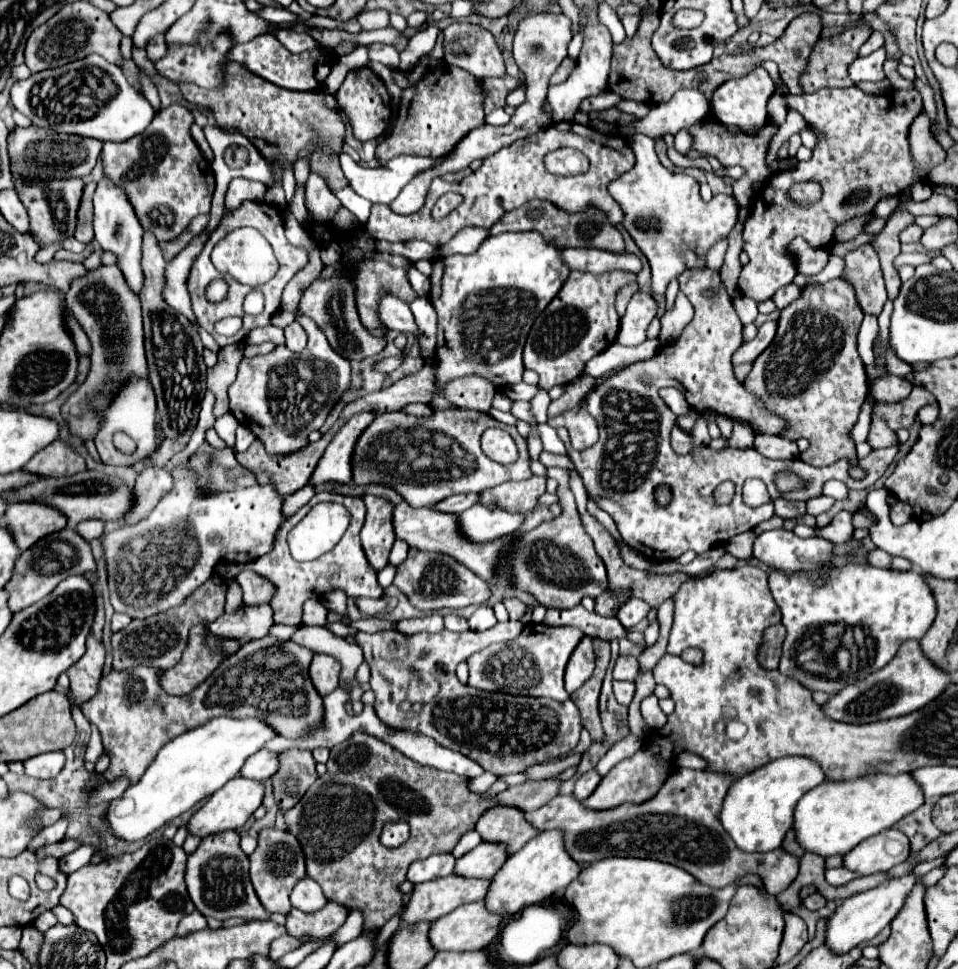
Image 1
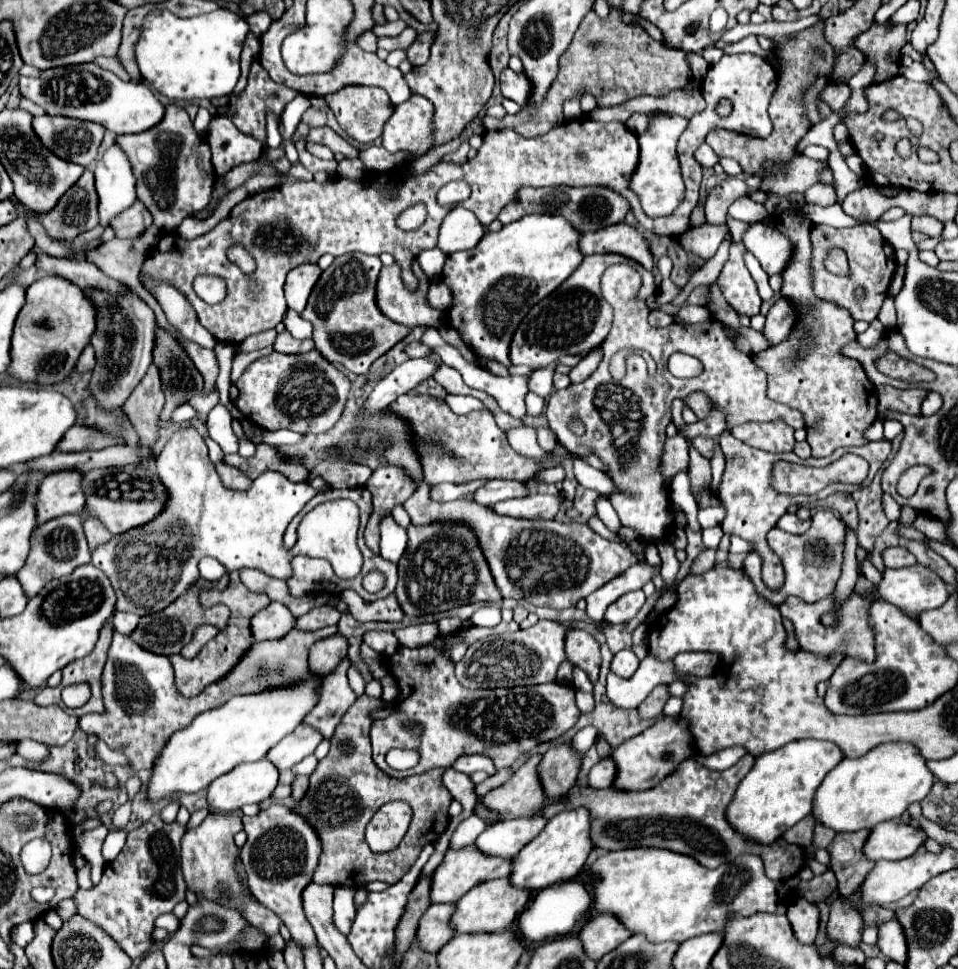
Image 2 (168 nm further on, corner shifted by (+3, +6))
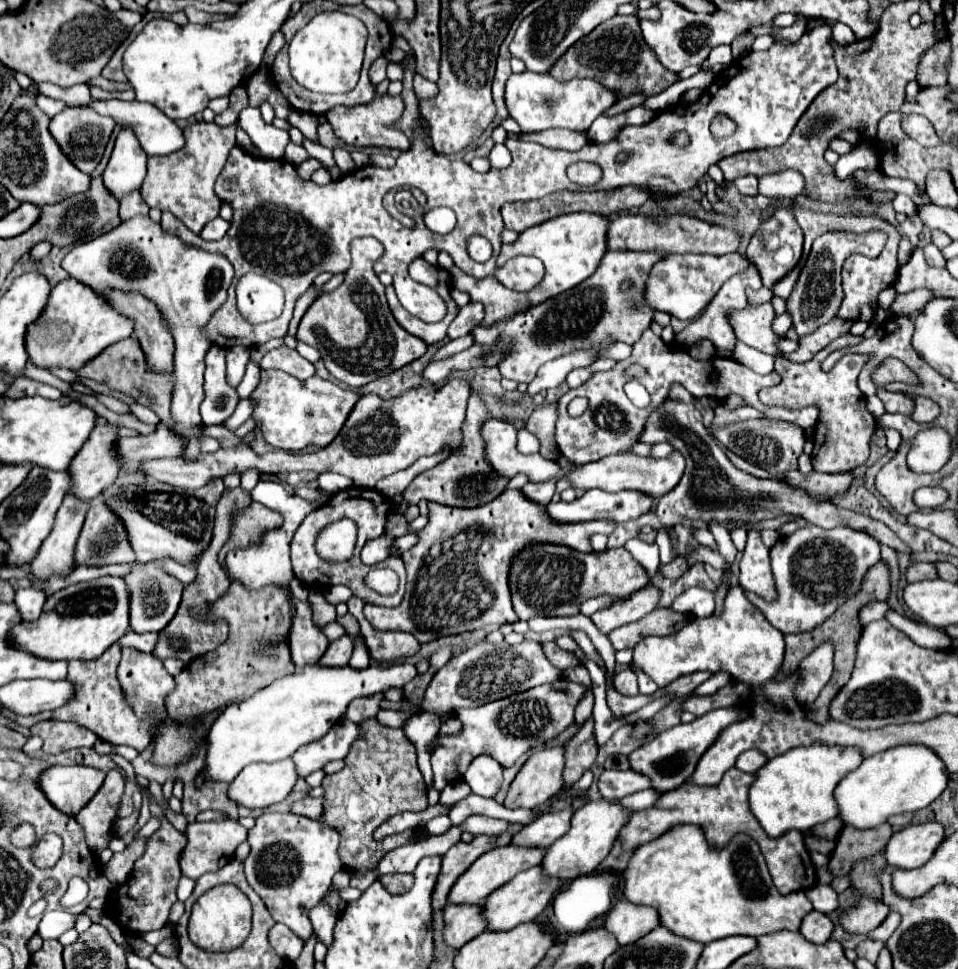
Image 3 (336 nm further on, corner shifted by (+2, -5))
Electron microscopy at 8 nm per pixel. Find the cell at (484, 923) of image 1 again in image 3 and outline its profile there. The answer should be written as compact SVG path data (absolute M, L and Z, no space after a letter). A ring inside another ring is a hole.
M534 866L526 872L516 874L508 884L500 886L494 890L484 902L484 920L486 920L486 930L498 932L498 930L512 930L518 924L526 924L536 920L550 904L554 894L560 890L562 882L556 882L556 878L540 878L540 866Z

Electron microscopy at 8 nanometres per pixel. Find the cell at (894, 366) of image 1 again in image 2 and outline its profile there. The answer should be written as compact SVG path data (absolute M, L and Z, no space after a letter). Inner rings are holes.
M891 295L885 299L877 319L885 325L885 329L895 329L897 327L897 311L895 311L895 301L893 301Z

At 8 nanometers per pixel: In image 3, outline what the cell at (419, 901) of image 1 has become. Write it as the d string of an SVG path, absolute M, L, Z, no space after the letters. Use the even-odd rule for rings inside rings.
M502 846L496 850L490 850L486 854L482 854L450 888L448 894L448 904L480 904L490 892L494 892L496 888L500 888L502 884L510 882L518 872L524 872L528 868L534 868L540 864L540 858L544 856L544 848L540 850L524 850L520 846Z

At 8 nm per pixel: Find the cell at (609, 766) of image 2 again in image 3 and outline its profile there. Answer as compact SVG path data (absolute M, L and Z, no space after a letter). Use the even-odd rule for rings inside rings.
M602 770L598 778L598 790L606 800L618 800L646 788L650 788L648 778L644 778L644 774L636 774L634 770Z

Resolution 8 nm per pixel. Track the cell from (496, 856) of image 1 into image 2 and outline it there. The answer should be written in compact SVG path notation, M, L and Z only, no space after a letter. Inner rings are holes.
M533 815L533 819L509 819L487 827L475 841L475 845L489 855L513 857L517 855L539 831L547 825L543 815Z

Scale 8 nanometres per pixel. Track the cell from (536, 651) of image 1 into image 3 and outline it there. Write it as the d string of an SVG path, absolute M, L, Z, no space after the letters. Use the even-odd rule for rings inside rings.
M524 640L520 644L486 644L480 642L478 646L466 650L458 658L452 658L446 666L442 666L432 682L428 684L422 710L434 712L438 716L448 714L454 708L476 708L524 690L530 690L534 686L554 682L562 678L562 672L550 664L546 658L542 644L534 640Z

